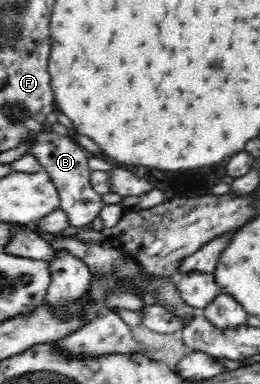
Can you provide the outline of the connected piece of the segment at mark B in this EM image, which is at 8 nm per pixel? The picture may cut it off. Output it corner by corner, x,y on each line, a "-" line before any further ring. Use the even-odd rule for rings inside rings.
34,131
28,133
23,138
23,143
27,144
27,154
37,158
42,171
47,174
53,187
58,193
60,200
59,208
69,217
72,227
87,225
89,228
95,218
99,216
102,208
105,206
102,202
102,196
94,192
90,184
91,170
88,168
89,154
78,145
75,139
66,135
60,135
55,131

